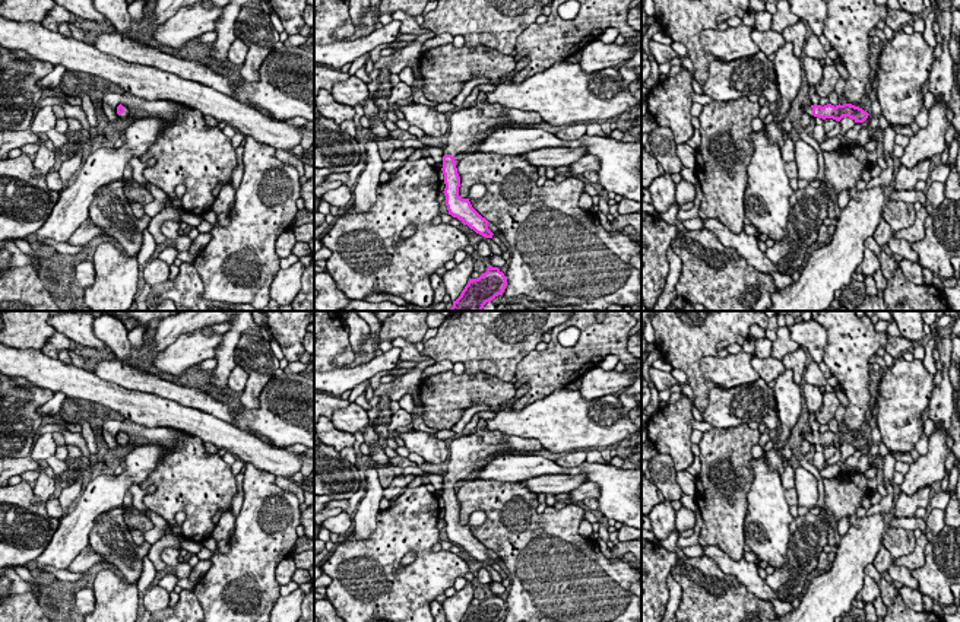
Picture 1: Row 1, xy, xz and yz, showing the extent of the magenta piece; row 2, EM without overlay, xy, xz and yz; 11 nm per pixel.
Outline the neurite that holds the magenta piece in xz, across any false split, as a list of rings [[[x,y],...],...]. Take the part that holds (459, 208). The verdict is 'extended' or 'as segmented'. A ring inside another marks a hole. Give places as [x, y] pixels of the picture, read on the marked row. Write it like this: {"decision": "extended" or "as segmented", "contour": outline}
{"decision": "extended", "contour": [[[479,92],[473,107],[454,111],[449,120],[449,140],[443,149],[444,196],[449,215],[457,218],[476,234],[492,238],[488,220],[482,218],[471,204],[469,199],[459,196],[460,177],[457,174],[454,156],[465,153],[471,146],[500,128],[517,127],[519,124],[544,123],[538,112],[523,112],[506,107],[487,108],[485,92]]]}

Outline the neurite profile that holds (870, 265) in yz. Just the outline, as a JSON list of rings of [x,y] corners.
[[[865,248],[864,260],[856,269],[856,273],[862,273],[864,276],[872,276],[877,270],[880,270],[878,257],[868,248]]]

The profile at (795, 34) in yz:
[[[801,19],[795,25],[791,25],[785,28],[782,32],[785,42],[792,42],[793,44],[793,53],[796,57],[801,58],[801,53],[804,51],[805,47],[805,35],[807,35],[807,28],[804,20]]]

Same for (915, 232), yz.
[[[925,206],[916,212],[915,223],[909,228],[904,228],[899,232],[891,232],[891,237],[902,238],[909,242],[921,241],[925,237],[925,219],[928,218]]]

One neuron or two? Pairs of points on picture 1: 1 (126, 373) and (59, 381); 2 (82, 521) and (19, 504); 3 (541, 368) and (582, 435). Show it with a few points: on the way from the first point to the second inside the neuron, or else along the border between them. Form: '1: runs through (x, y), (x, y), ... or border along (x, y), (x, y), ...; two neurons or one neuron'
1: border along (91, 371), (130, 390); two neurons
2: border along (60, 520), (51, 540), (41, 552); two neurons
3: border along (564, 387), (558, 387), (525, 406); two neurons

